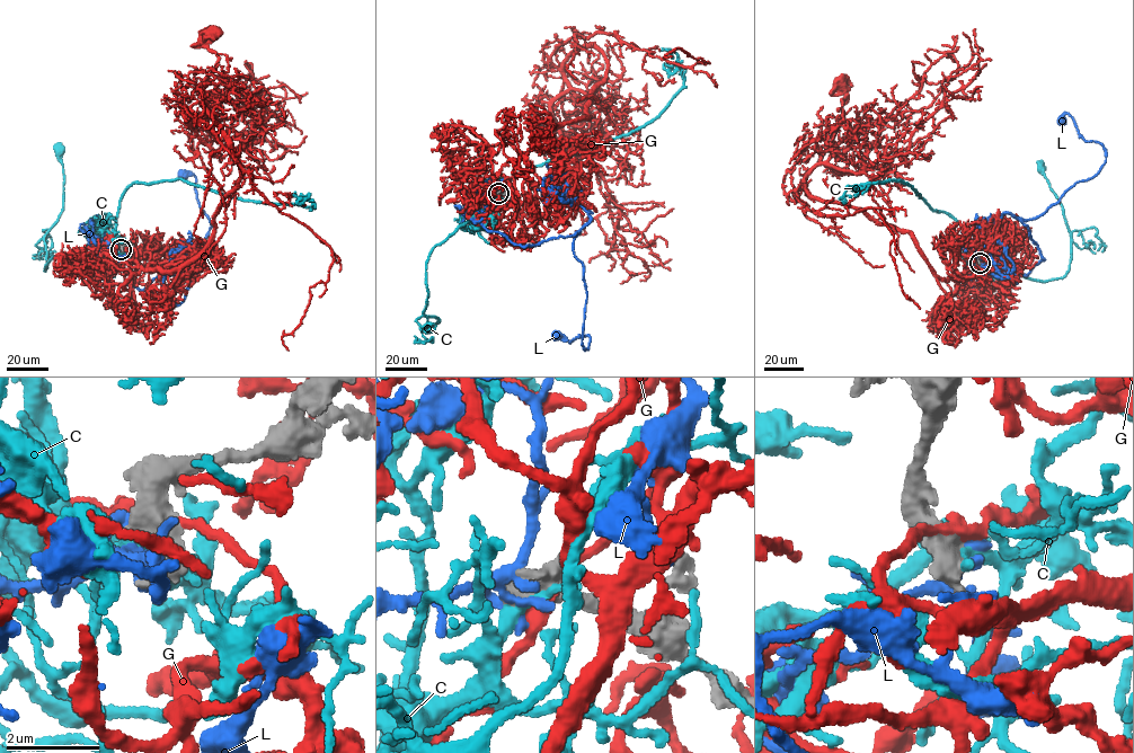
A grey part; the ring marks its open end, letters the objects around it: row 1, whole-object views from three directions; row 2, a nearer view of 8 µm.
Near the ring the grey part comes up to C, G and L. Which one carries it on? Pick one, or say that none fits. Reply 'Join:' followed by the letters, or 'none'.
Join: C

